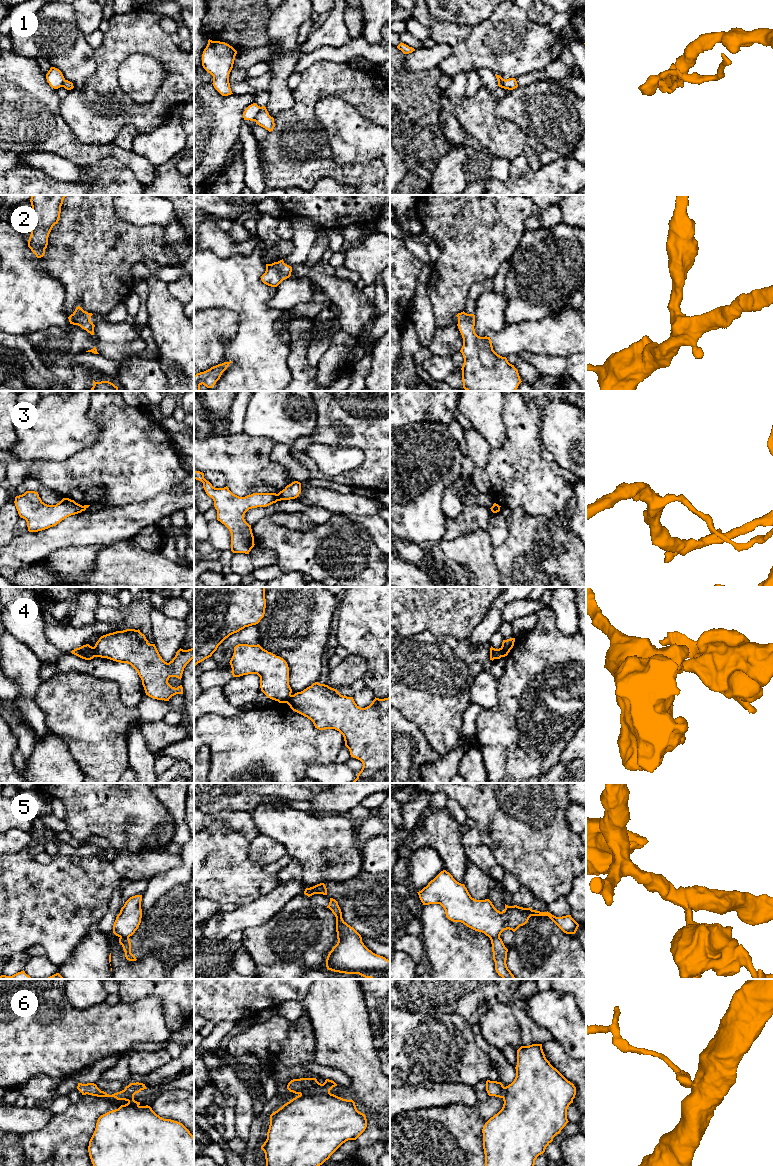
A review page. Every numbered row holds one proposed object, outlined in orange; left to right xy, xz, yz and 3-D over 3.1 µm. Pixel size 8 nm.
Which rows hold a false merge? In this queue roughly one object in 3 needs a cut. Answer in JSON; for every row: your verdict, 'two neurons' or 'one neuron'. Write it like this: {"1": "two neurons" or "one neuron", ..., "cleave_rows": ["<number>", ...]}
{"1": "two neurons", "2": "one neuron", "3": "two neurons", "4": "two neurons", "5": "two neurons", "6": "two neurons", "cleave_rows": ["1", "3", "4", "5", "6"]}

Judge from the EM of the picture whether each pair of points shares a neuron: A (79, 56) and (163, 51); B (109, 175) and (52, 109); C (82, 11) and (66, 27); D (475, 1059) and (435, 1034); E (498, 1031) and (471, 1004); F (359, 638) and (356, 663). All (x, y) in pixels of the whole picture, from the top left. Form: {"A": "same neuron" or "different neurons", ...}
{"A": "different neurons", "B": "different neurons", "C": "different neurons", "D": "same neuron", "E": "different neurons", "F": "different neurons"}

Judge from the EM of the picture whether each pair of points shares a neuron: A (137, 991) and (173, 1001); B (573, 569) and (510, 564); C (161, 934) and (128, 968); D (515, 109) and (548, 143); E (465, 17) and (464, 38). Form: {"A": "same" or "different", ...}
{"A": "same", "B": "same", "C": "different", "D": "same", "E": "different"}

